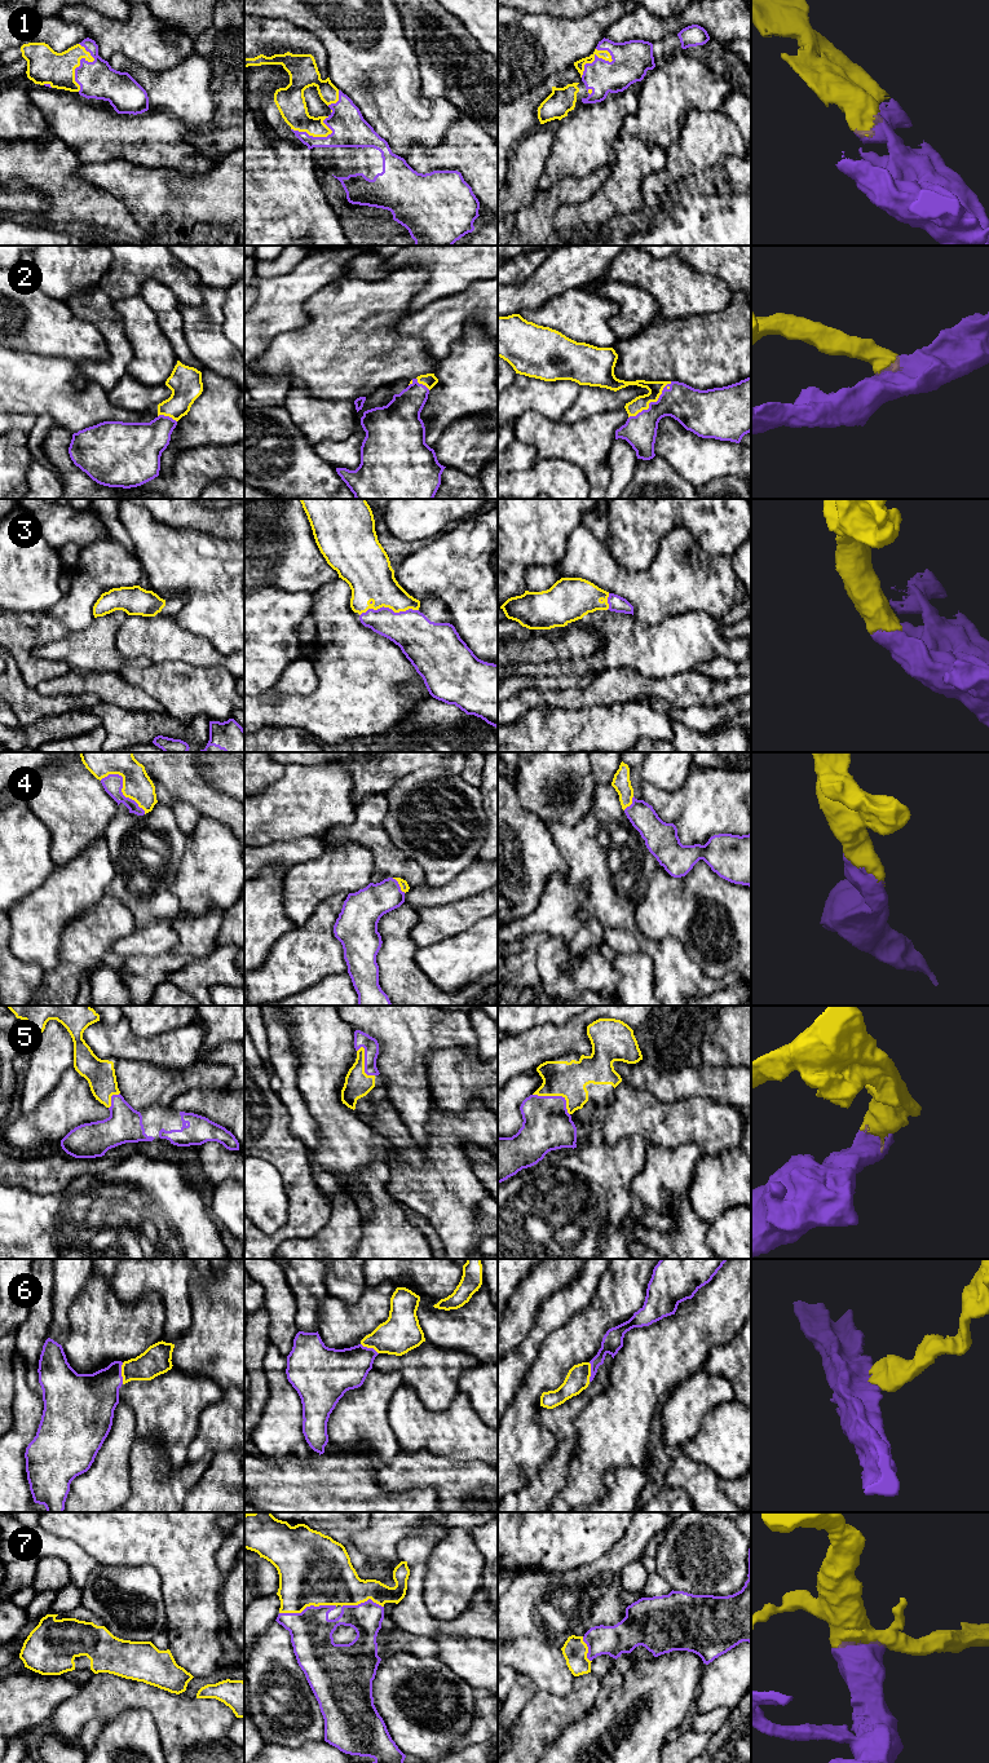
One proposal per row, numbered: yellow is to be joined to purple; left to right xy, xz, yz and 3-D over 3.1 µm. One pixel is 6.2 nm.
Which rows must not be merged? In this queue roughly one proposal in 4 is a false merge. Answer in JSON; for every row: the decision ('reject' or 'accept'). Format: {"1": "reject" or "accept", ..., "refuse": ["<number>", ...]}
{"1": "accept", "2": "accept", "3": "accept", "4": "accept", "5": "accept", "6": "accept", "7": "accept", "refuse": []}

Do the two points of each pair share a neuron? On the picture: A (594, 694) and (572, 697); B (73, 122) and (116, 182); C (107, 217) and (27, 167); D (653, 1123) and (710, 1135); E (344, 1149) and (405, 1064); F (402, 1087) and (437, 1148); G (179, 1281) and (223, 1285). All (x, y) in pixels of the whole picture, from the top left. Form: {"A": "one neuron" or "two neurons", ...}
{"A": "one neuron", "B": "two neurons", "C": "one neuron", "D": "one neuron", "E": "two neurons", "F": "two neurons", "G": "two neurons"}

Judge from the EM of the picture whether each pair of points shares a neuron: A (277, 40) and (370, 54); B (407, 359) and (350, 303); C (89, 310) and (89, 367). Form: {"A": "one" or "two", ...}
{"A": "two", "B": "one", "C": "one"}

